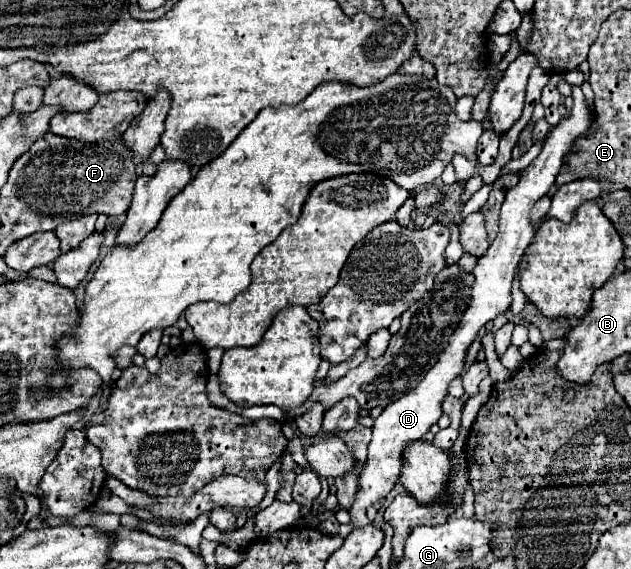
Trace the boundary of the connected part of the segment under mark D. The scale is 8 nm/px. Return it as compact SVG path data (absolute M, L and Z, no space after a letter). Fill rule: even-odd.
M572 86L571 97L573 98L571 113L565 119L561 119L559 125L551 127L539 157L525 171L521 171L519 183L511 191L507 191L507 195L505 195L505 201L501 205L501 217L499 217L499 233L497 233L495 241L491 243L487 255L481 257L481 261L473 269L475 281L473 281L473 287L471 287L471 293L469 293L469 301L467 301L469 305L463 313L463 319L461 319L459 327L451 335L451 341L449 341L447 349L441 353L439 361L427 371L423 381L419 381L401 399L387 405L383 409L383 413L375 419L375 423L371 427L373 439L369 443L369 457L367 457L367 463L365 463L365 467L361 471L361 477L359 477L361 489L357 491L355 503L349 509L351 521L355 523L355 527L363 527L363 525L371 523L365 515L365 509L373 503L379 503L395 487L395 483L399 479L399 473L401 473L401 467L403 467L403 453L405 453L407 445L411 441L423 439L423 435L431 429L431 425L435 425L439 421L439 417L443 415L441 403L449 395L447 387L449 387L451 381L455 381L455 377L461 375L465 359L467 359L467 351L469 351L471 343L475 341L475 337L479 335L479 331L489 321L493 321L497 315L501 315L509 309L515 269L517 269L527 245L533 241L533 235L535 235L535 229L529 223L529 211L543 195L547 195L547 191L555 183L555 177L557 177L557 173L563 165L563 159L565 159L567 151L573 147L573 143L579 135L585 135L589 131L591 121L593 121L591 109L585 105L585 97L583 97L580 86Z

